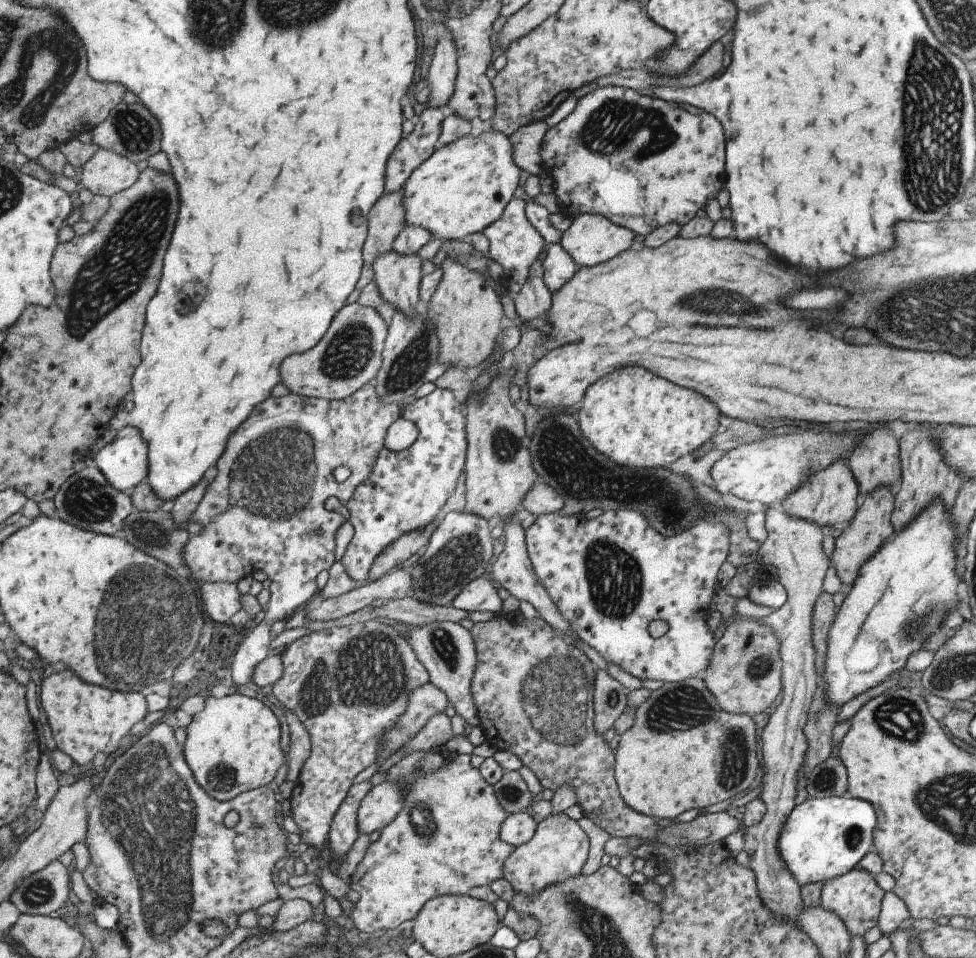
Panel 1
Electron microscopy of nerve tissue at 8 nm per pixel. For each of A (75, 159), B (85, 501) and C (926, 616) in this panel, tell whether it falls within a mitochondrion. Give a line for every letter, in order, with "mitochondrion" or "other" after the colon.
A: other
B: mitochondrion
C: mitochondrion

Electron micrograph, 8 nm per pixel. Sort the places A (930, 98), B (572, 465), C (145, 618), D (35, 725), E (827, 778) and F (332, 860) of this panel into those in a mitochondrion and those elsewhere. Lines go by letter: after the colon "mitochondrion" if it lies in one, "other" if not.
A: mitochondrion
B: mitochondrion
C: mitochondrion
D: other
E: mitochondrion
F: other

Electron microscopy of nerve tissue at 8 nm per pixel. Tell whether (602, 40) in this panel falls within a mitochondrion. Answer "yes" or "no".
yes

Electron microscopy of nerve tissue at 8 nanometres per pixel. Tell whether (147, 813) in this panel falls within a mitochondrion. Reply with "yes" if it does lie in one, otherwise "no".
yes

